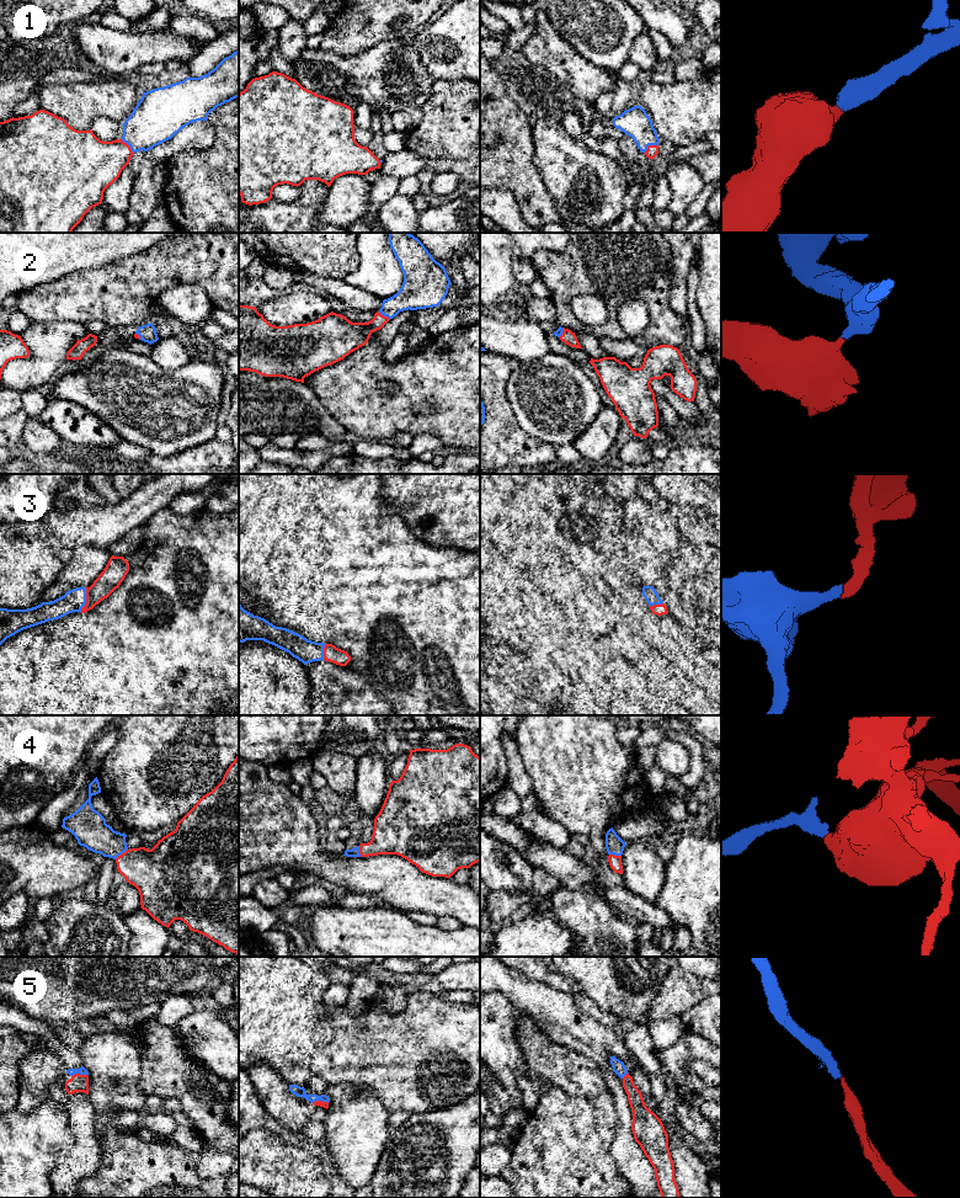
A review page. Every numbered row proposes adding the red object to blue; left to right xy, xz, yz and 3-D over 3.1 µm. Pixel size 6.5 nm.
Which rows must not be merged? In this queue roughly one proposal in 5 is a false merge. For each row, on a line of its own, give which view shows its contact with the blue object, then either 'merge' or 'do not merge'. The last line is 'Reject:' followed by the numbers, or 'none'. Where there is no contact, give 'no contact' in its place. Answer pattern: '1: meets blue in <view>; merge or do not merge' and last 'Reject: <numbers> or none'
1: meets blue in yz; merge
2: meets blue in xz; merge
3: meets blue in xy; merge
4: meets blue in xy; merge
5: meets blue in xy; merge
Reject: none

